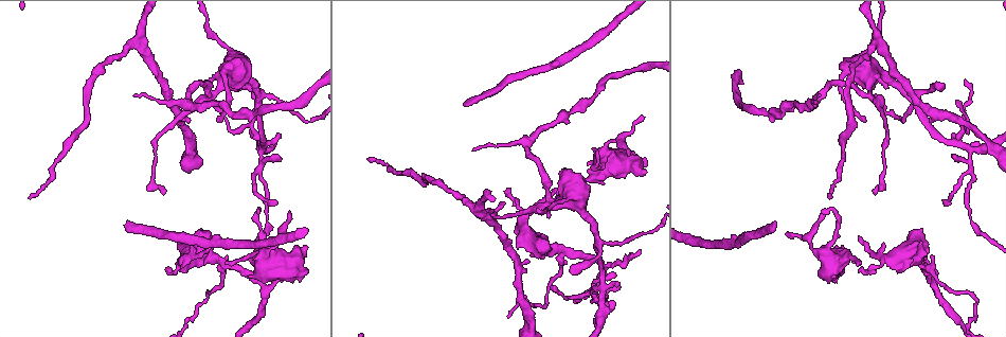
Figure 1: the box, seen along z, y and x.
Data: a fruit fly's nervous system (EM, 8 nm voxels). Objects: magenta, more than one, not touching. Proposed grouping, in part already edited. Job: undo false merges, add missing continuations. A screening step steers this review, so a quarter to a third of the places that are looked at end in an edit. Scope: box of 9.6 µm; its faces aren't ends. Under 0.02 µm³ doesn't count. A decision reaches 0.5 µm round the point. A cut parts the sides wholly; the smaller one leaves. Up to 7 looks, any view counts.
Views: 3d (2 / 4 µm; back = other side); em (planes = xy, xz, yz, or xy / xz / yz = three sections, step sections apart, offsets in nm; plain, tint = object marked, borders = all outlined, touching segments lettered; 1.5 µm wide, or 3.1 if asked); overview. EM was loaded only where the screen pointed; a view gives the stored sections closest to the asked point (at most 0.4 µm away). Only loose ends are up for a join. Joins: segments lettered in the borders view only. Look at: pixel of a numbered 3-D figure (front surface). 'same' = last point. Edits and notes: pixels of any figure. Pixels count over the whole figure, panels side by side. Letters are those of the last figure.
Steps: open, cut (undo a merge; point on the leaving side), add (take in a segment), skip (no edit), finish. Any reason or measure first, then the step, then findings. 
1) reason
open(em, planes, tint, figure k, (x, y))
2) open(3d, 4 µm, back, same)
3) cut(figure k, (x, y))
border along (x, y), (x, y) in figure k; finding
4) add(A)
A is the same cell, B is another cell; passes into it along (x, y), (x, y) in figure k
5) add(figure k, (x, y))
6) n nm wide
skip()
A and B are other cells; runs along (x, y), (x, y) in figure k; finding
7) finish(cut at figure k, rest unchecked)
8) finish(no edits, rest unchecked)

branch stops here
open(em, 3.1 µm, xy, step 16, tint, figure 1, (293, 281))

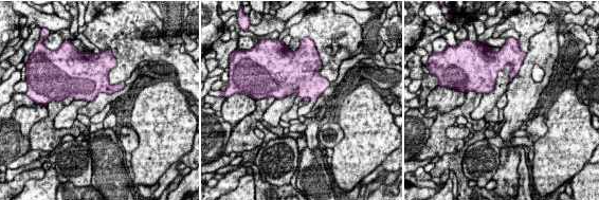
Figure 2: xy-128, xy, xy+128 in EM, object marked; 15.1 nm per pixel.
cut it another way
open(em, 3.1 µm, planes, borders, same)

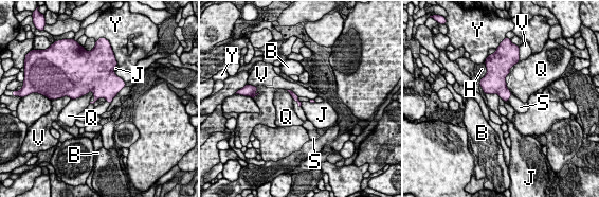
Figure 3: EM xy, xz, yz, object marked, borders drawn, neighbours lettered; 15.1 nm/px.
Q touches over 380 nm
add(S)
S is the same cell, B, H, J, Q, V and Y are other cells; passes into it along (294, 96), (297, 103), (298, 110) in figure 3; it goes on there

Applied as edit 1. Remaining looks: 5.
abrupt turn
open(em, xy, step 4, borders, figure 1, (605, 265))

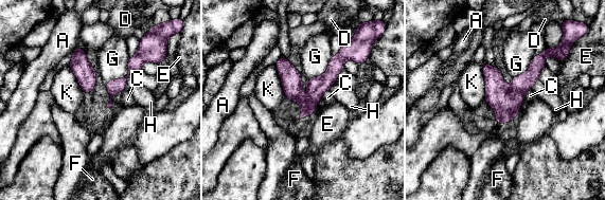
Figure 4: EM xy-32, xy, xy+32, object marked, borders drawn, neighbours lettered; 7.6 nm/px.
skip()
A, C, D, E, F, G, H and K are other cells; border along (129, 56), (128, 72), (105, 85) in figure 4; one neuron here

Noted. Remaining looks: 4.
sharp bend
open(em, planes, plain, figure 1, (545, 303))

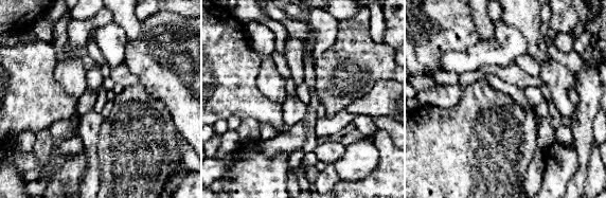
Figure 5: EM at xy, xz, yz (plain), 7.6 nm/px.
see the neighbours
open(em, planes, borders, same)

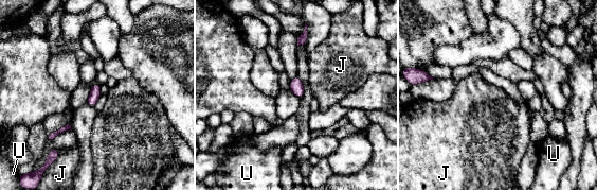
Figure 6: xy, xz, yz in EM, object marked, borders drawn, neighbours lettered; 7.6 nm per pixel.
80 nm wide
skip()
J and U are other cells; border along (59, 151), (59, 154), (52, 163) in figure 6; one neuron here

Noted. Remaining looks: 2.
finish(add at figure 3, rest unchecked)

